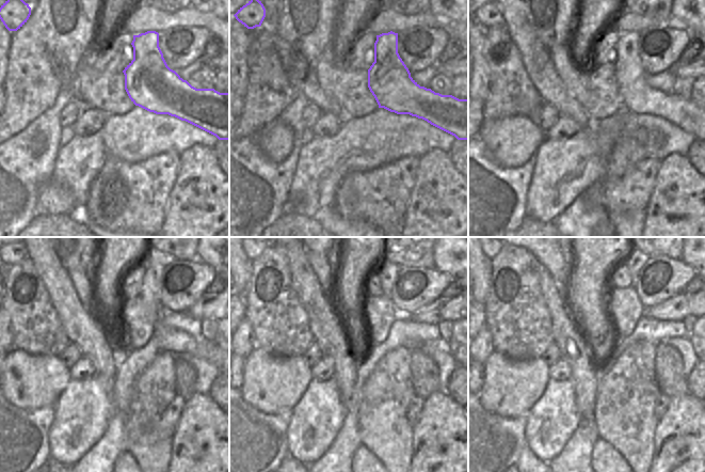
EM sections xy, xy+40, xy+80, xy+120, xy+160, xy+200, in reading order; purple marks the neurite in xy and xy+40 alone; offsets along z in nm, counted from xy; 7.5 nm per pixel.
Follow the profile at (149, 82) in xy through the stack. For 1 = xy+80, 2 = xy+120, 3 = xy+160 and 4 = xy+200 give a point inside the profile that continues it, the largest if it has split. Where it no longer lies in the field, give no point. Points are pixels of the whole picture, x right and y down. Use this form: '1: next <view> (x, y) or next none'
1: next xy+80 (639, 97)
2: next xy+120 (170, 340)
3: next xy+160 (391, 276)
4: next xy+200 (634, 272)

